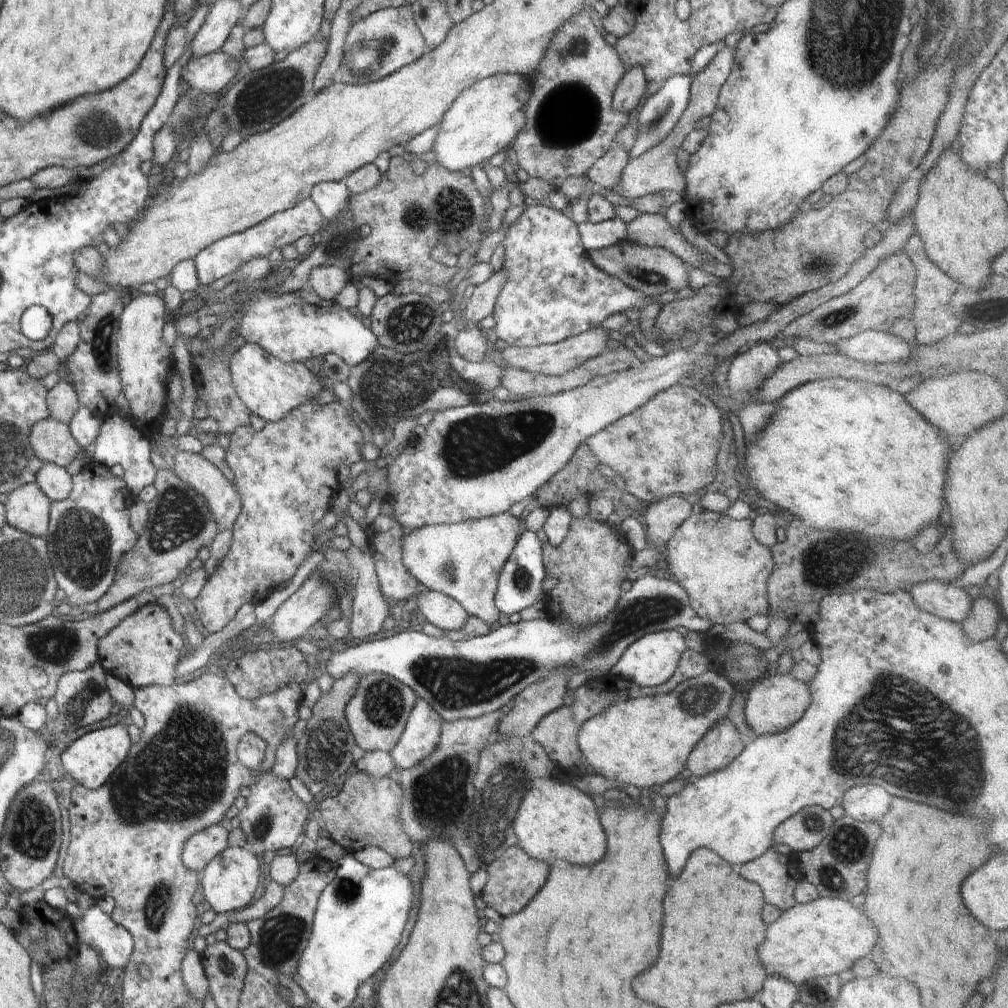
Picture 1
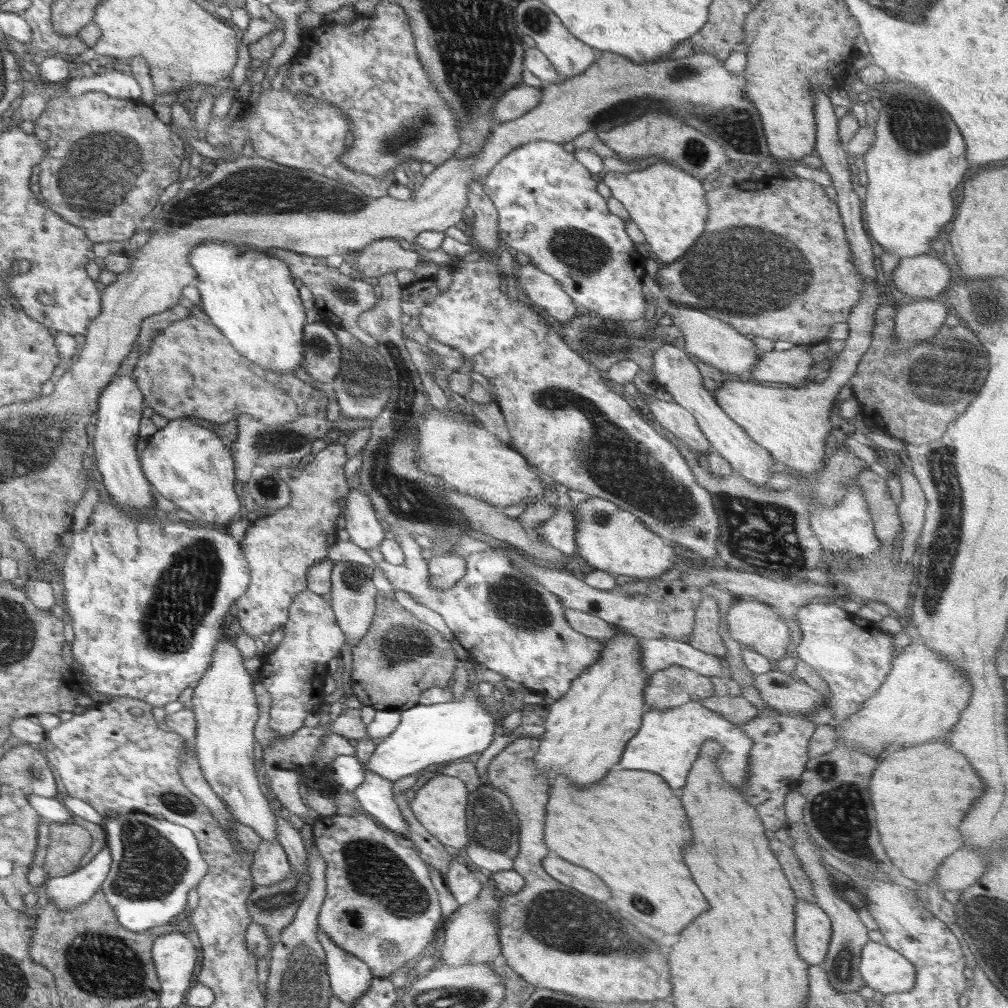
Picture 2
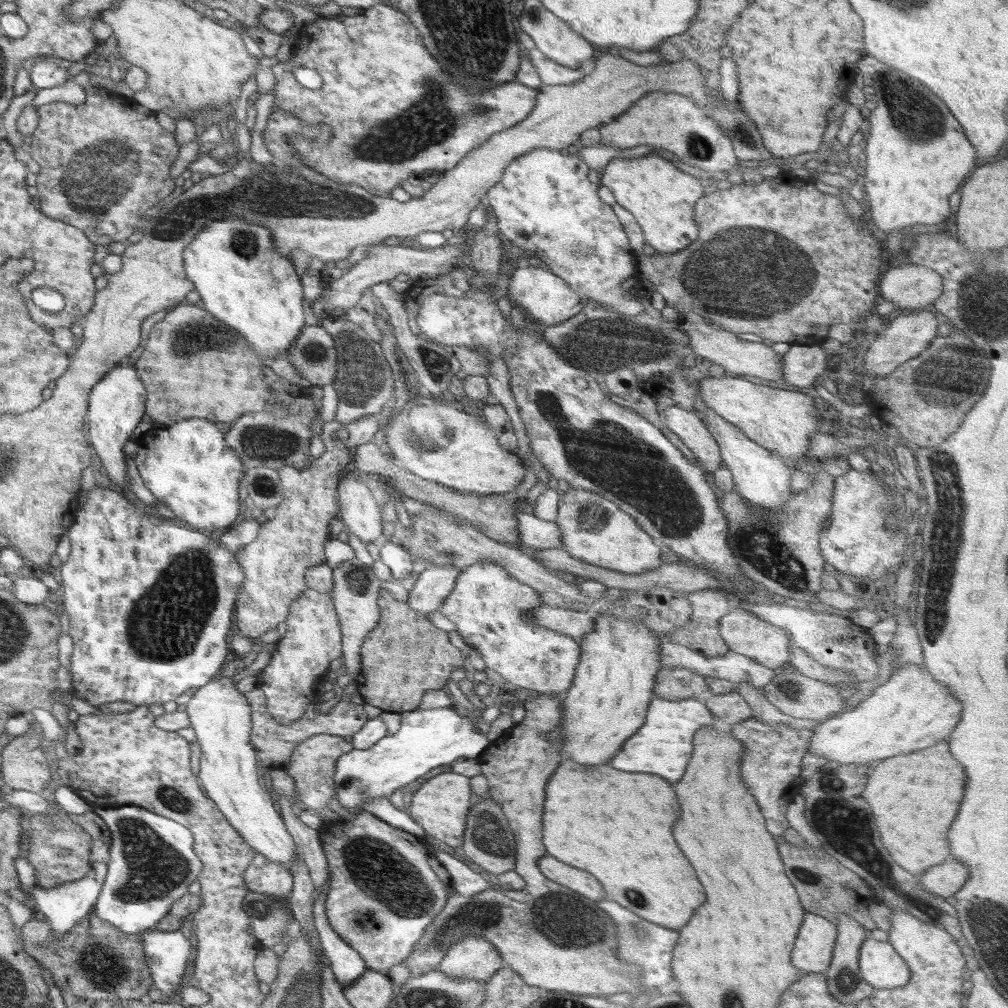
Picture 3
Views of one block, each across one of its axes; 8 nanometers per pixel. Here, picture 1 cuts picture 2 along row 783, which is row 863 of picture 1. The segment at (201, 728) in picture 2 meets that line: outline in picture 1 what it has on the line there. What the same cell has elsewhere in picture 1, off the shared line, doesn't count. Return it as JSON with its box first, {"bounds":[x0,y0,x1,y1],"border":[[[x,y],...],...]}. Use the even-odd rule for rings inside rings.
{"bounds":[200,847,260,913],"border":[[[241,847],[224,848],[200,875],[200,884],[202,885],[204,900],[217,913],[232,912],[234,910],[244,909],[252,898],[258,887],[260,880],[260,857],[256,857],[248,849]]]}

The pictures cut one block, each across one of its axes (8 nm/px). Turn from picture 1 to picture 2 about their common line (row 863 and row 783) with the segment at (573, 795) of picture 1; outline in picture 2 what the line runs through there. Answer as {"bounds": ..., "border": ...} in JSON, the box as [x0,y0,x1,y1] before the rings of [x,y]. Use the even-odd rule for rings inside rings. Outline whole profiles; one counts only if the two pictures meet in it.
{"bounds":[534,625,650,788],"border":[[[614,625],[616,636],[602,640],[602,652],[594,664],[586,668],[578,678],[572,681],[570,690],[562,698],[551,704],[545,723],[544,731],[540,737],[538,751],[534,755],[536,768],[542,774],[548,774],[548,783],[552,784],[558,776],[568,778],[570,784],[578,788],[588,788],[602,780],[614,764],[620,762],[628,741],[638,732],[646,704],[644,704],[644,687],[648,684],[650,676],[642,670],[640,652],[638,652],[639,638],[624,632],[621,627]]]}

